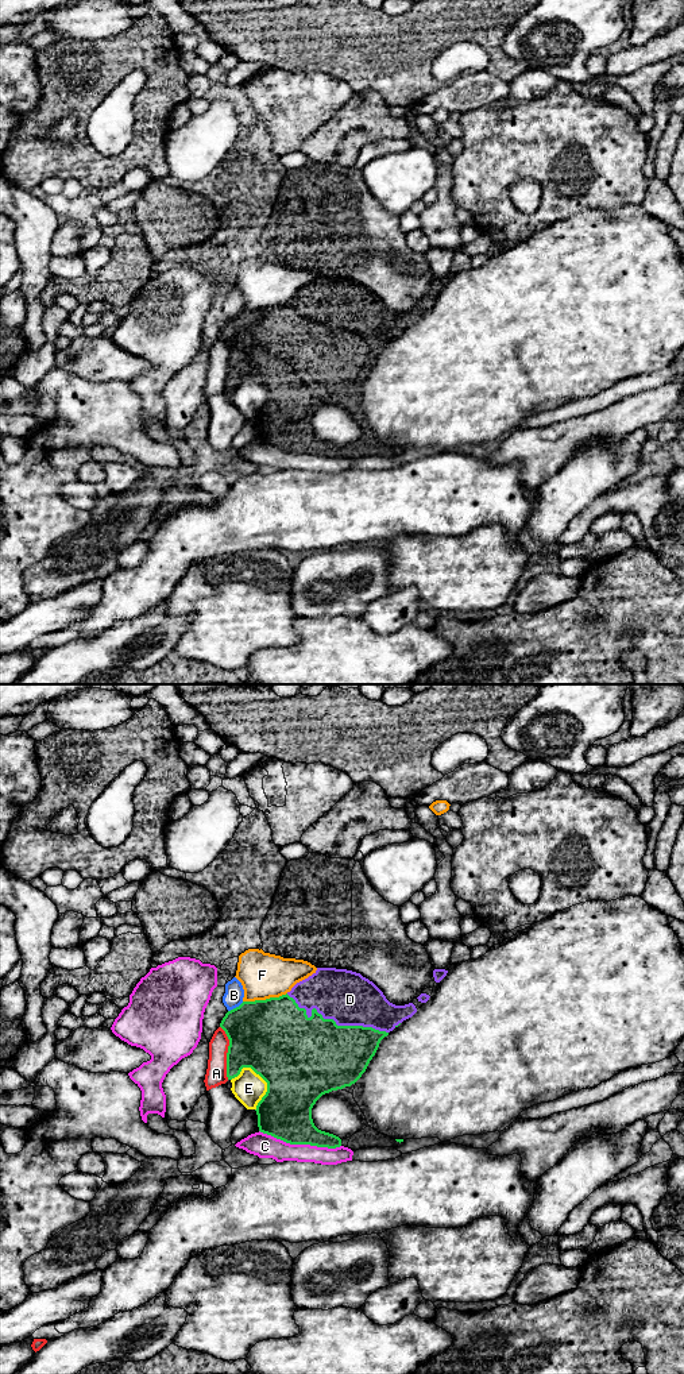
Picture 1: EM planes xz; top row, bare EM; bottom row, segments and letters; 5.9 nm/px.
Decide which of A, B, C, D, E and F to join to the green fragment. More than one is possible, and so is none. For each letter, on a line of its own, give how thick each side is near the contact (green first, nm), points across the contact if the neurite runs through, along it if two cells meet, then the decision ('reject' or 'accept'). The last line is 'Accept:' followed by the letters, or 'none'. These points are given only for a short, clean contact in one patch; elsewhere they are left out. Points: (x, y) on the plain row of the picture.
A: 420 nm thick on the green side, 130 nm on the other; reject
B: 440 nm thick on the green side, 120 nm on the other; border along xz (243, 311), (228, 320); reject
C: 320 nm thick on the green side, 140 nm on the other; reject
D: 460 nm thick on the green side, 320 nm on the other; accept
E: 500 nm thick on the green side, 190 nm on the other; reject
F: 460 nm thick on the green side, 280 nm on the other; reject
Accept: D

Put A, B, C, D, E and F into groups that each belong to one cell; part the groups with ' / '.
A / B / C / D / E / F

